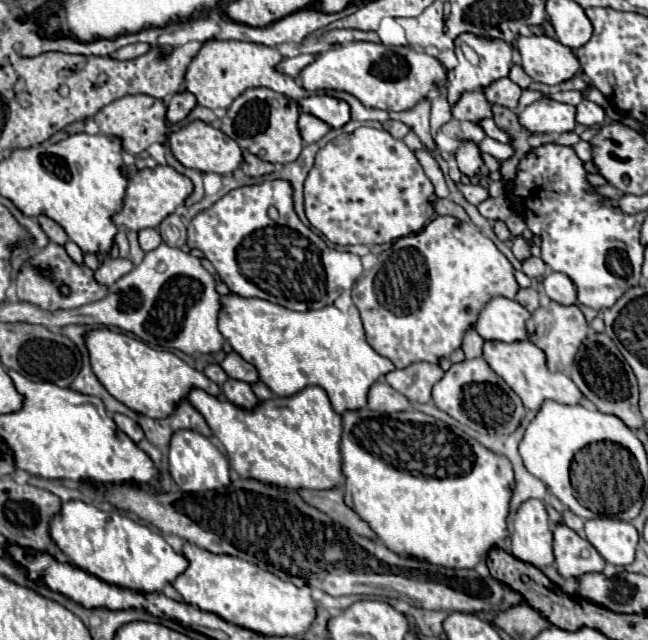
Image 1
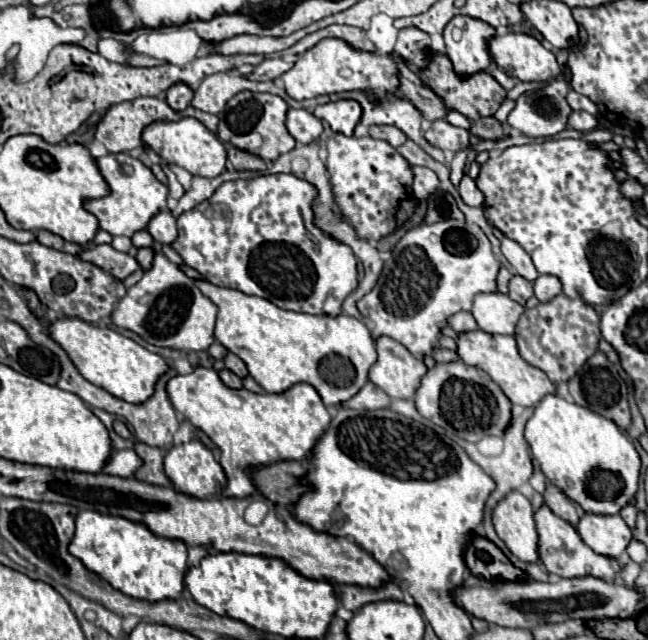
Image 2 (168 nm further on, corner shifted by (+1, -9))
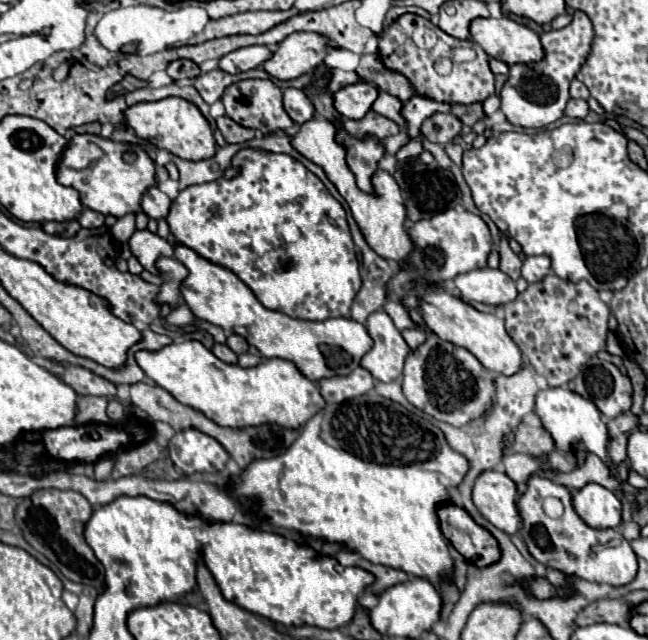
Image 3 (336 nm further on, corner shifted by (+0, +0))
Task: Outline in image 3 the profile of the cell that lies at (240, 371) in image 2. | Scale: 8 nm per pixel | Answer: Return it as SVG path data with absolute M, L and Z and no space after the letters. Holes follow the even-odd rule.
M230 335L228 341L226 341L226 345L228 345L236 355L242 355L242 353L248 351L248 343L246 343L246 339L240 337L240 335Z

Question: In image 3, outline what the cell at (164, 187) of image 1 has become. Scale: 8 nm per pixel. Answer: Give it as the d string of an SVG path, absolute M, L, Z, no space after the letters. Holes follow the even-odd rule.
M74 135L58 165L58 181L80 193L84 207L116 219L138 213L140 199L148 187L156 185L154 161L138 145L118 143L100 135Z

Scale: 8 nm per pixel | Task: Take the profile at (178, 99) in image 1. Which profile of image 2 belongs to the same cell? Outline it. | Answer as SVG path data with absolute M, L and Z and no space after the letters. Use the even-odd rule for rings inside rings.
M177 82L171 88L167 88L167 104L171 104L171 108L175 110L187 108L191 98L193 98L193 90L183 82Z

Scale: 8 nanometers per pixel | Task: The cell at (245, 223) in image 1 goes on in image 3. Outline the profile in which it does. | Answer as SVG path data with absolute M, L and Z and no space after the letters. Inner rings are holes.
M242 149L232 163L234 167L240 167L236 177L222 177L212 183L186 187L174 199L166 217L174 243L190 247L210 263L230 269L268 309L278 309L290 317L310 321L348 317L352 299L362 281L356 247L342 205L328 193L324 183L312 171L284 153ZM210 205L218 205L220 215L212 215Z

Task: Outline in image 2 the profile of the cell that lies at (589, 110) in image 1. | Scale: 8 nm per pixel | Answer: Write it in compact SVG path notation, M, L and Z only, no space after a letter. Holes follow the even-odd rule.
M571 112L569 116L569 126L581 132L589 132L597 128L597 118L591 116L589 112Z

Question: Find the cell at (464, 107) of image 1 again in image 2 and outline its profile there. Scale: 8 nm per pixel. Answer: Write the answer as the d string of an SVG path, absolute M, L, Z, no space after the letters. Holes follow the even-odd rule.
M405 66L399 68L399 88L397 88L397 92L399 92L399 96L407 98L421 112L421 116L429 122L445 118L445 114L447 114L443 100L439 100L439 96L435 96L435 92L431 92L427 86L413 84L411 80L405 80Z

